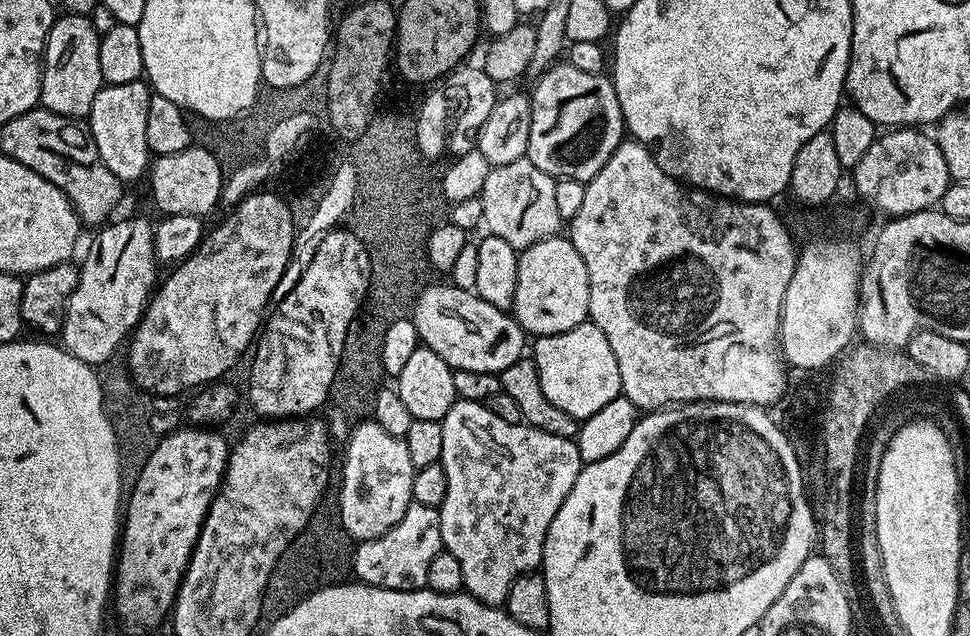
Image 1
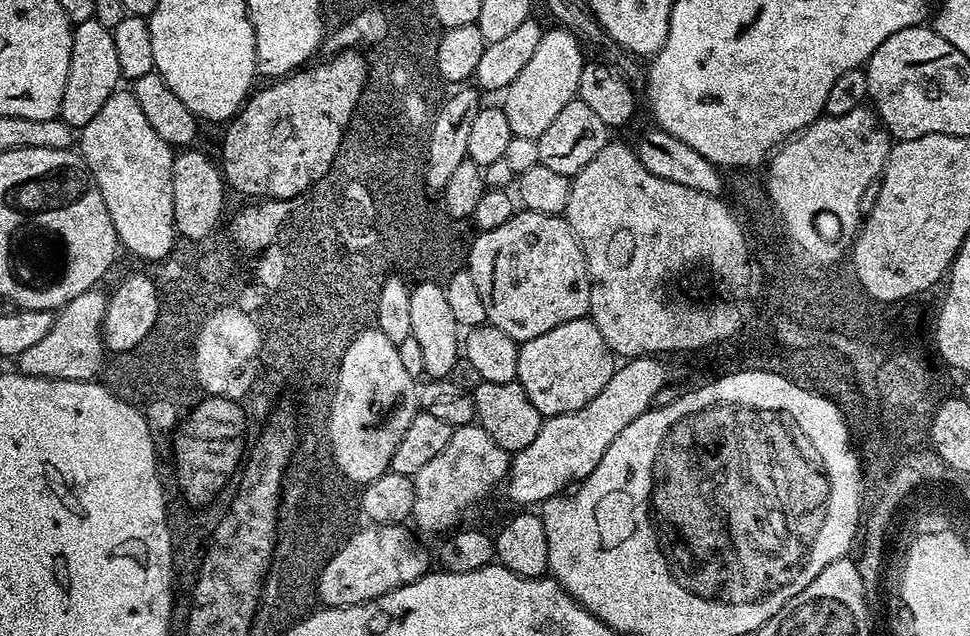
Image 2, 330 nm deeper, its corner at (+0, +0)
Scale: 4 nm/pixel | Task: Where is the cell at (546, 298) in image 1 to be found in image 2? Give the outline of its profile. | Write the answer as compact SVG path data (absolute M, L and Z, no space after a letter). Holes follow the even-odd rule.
M527 210L517 211L502 226L480 232L470 246L470 278L478 285L482 303L486 306L486 321L493 324L510 339L523 342L562 326L562 322L574 322L588 316L591 280L588 279L586 258L582 254L576 235L570 230L563 215L551 216Z

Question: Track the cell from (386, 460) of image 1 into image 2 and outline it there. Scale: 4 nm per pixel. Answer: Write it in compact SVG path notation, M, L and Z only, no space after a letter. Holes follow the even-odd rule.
M365 327L348 342L338 374L336 393L332 396L332 403L326 412L328 443L332 449L335 471L343 474L345 479L356 486L374 482L374 478L391 469L394 450L398 450L398 442L402 442L402 434L406 434L417 411L418 384L402 367L402 358L398 358L398 345L390 342L390 338L386 338L380 328Z

